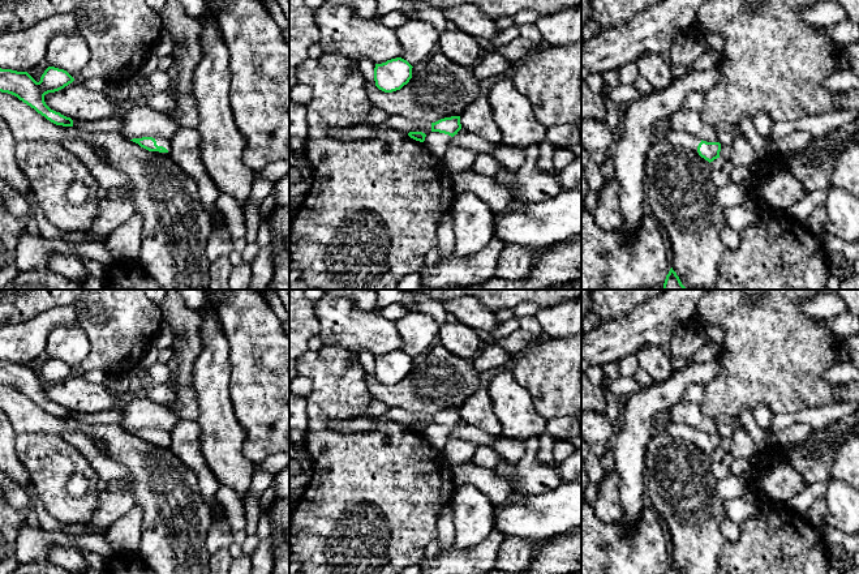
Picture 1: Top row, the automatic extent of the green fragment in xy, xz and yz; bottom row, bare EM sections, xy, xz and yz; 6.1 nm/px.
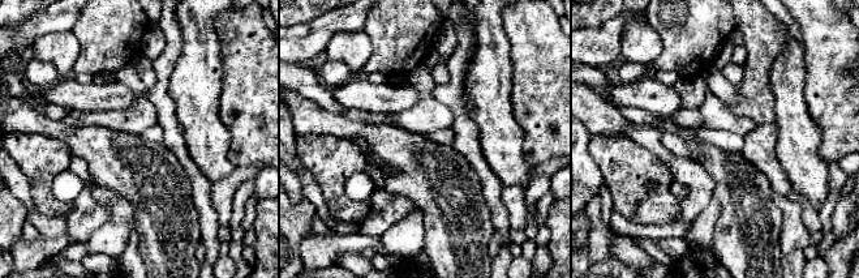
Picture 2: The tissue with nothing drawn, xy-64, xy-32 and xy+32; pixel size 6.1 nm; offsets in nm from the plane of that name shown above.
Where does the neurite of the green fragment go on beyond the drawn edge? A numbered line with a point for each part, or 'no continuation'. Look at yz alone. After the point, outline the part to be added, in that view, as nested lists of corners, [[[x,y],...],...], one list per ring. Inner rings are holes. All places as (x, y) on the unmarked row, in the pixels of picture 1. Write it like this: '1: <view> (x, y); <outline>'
1: yz (678, 431); [[[671,421],[669,423],[666,432],[674,438],[690,440],[696,444],[697,444],[699,436],[701,434],[700,430],[697,430],[690,425],[677,424],[677,423],[671,423]]]

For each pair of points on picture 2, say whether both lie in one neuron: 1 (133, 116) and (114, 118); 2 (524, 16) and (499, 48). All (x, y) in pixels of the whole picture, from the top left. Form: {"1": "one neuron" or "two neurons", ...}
{"1": "one neuron", "2": "two neurons"}

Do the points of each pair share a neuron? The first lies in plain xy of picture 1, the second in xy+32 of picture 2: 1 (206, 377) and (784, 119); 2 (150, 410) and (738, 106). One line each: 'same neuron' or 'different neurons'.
1: same neuron
2: different neurons

